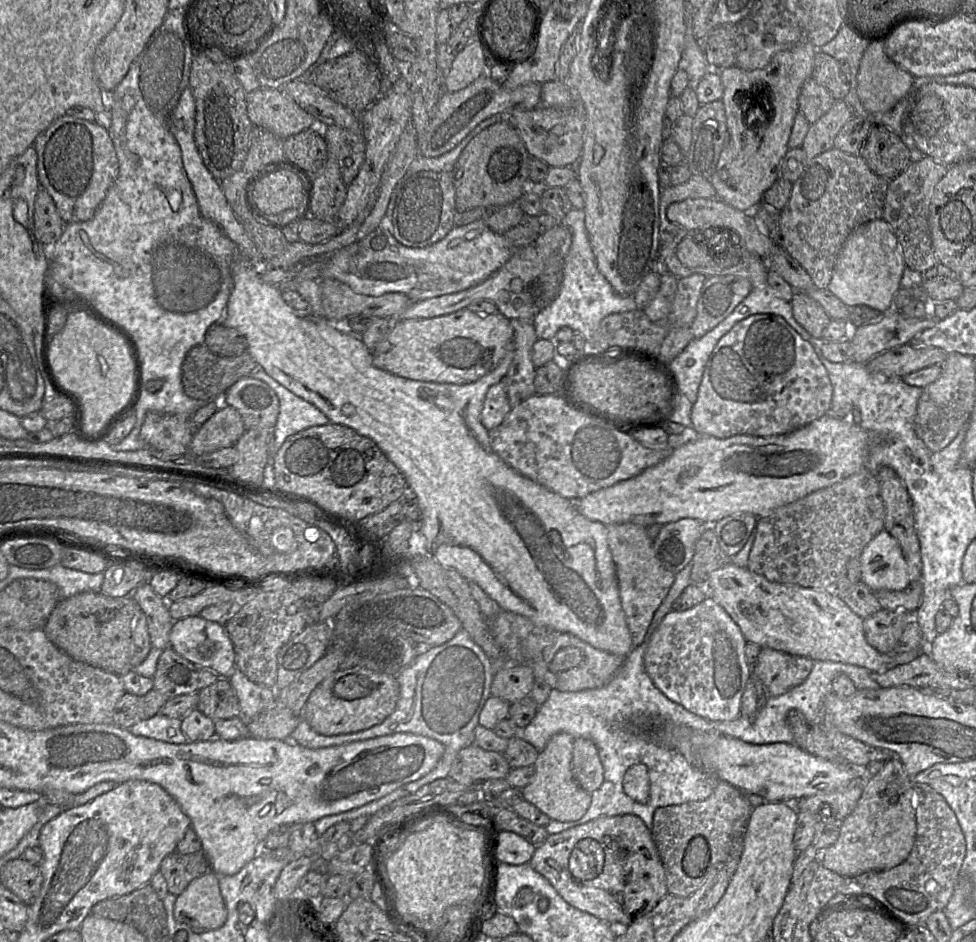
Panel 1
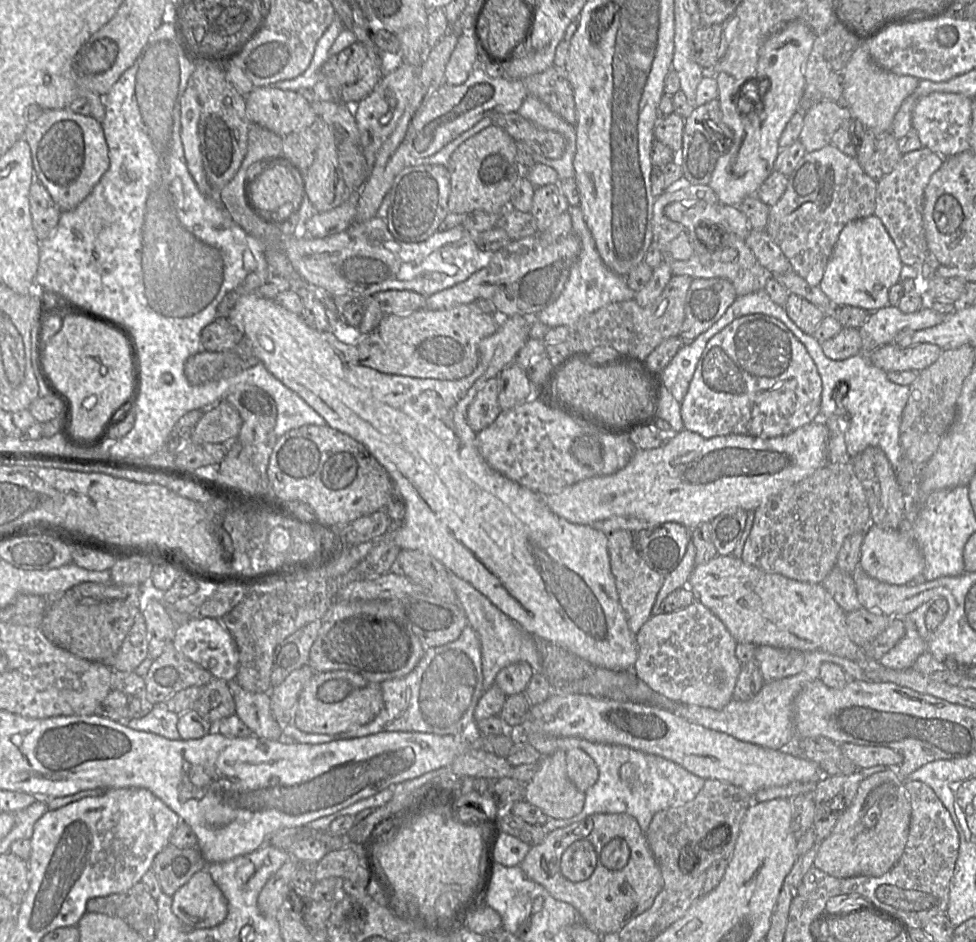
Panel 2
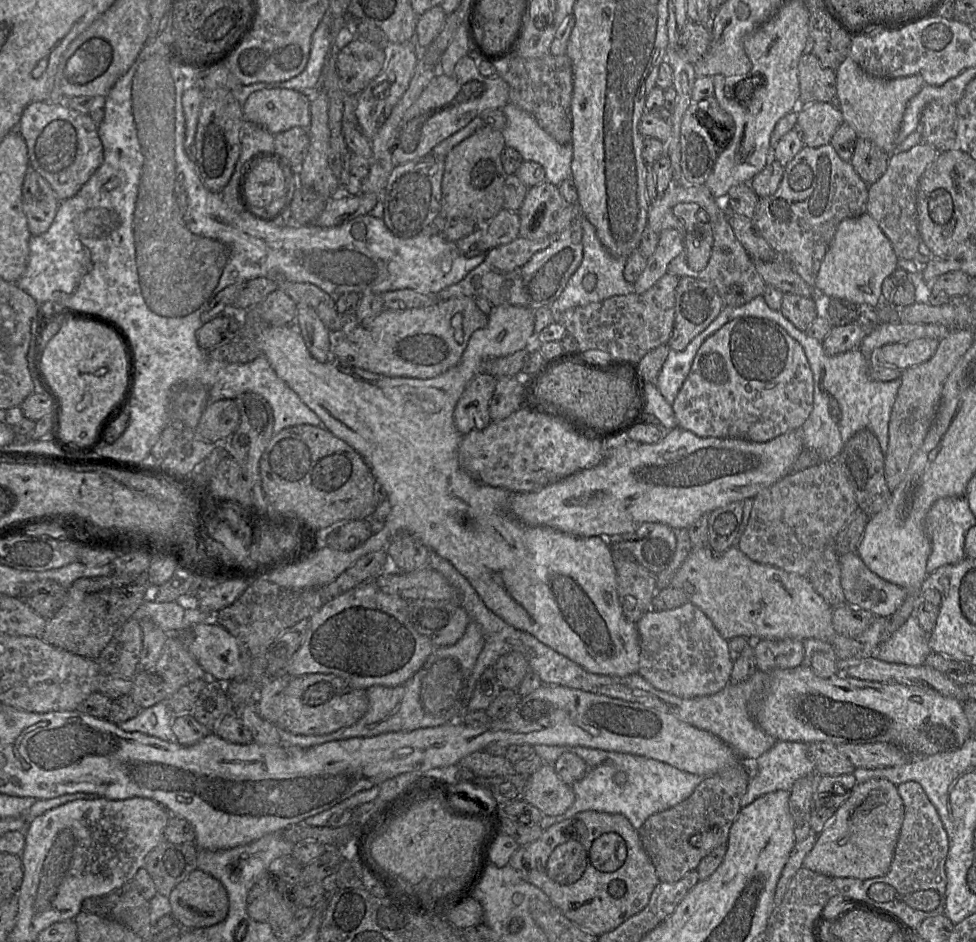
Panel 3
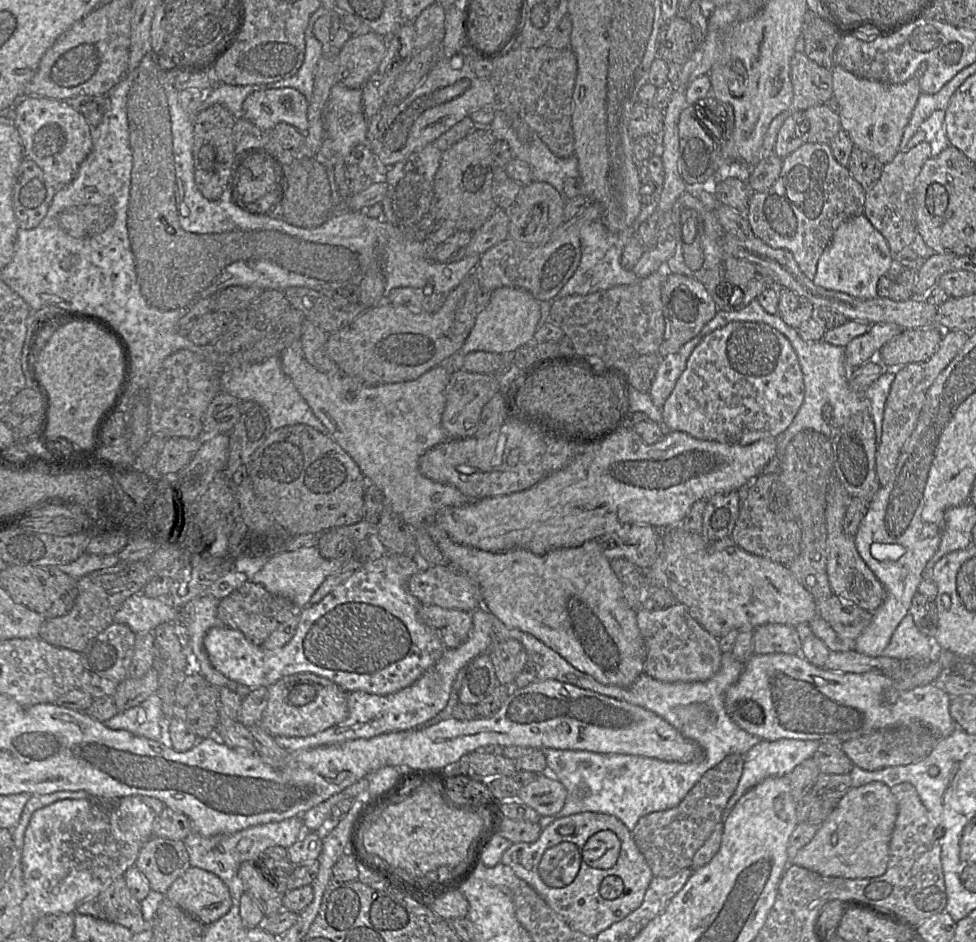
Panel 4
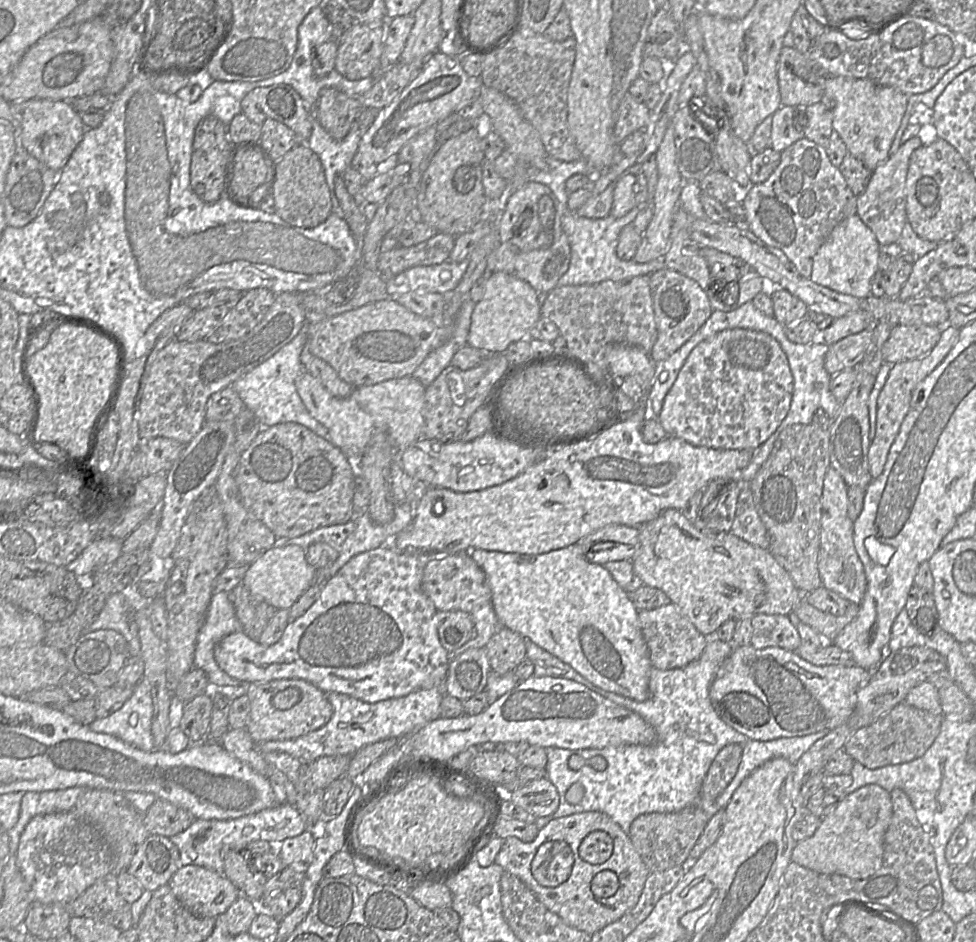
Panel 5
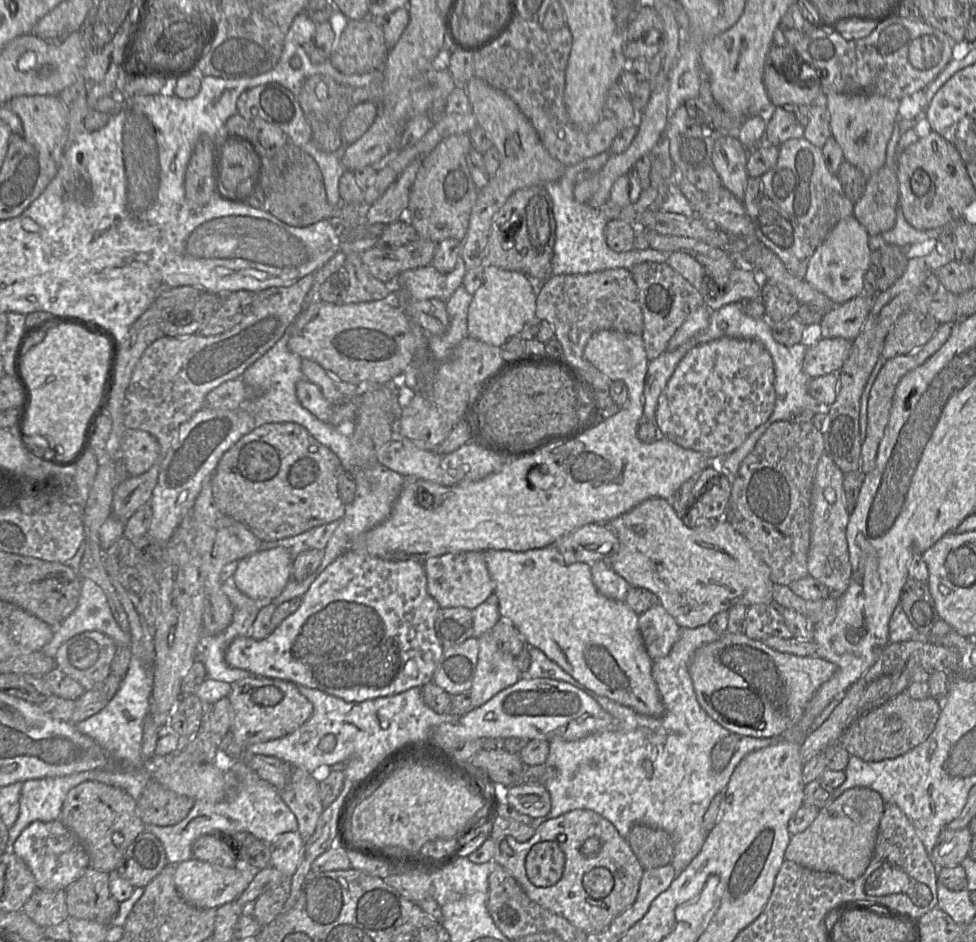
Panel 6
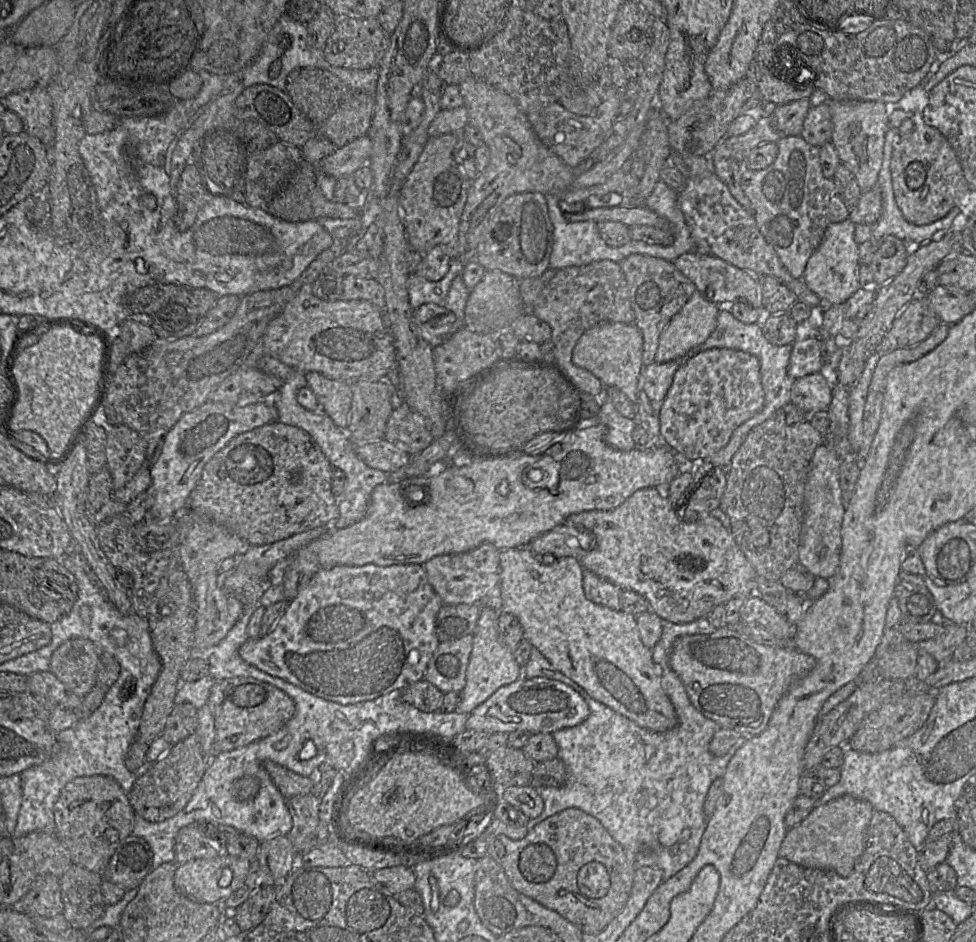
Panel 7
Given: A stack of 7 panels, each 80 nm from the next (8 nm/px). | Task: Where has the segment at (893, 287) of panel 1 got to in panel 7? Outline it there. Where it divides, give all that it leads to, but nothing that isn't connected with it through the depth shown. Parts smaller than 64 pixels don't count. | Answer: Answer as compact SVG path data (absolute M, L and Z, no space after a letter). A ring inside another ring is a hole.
M848 218L830 224L825 230L823 239L809 258L802 280L818 295L822 302L821 309L826 305L845 302L860 286L859 281L859 245L854 238L855 224Z

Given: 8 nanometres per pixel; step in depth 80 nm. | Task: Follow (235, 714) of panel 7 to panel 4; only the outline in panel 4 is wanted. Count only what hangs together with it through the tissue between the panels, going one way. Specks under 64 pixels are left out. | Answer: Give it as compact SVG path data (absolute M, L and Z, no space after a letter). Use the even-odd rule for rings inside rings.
M299 673L284 677L268 686L268 691L268 704L259 725L272 736L311 736L339 724L349 715L349 692L316 674Z

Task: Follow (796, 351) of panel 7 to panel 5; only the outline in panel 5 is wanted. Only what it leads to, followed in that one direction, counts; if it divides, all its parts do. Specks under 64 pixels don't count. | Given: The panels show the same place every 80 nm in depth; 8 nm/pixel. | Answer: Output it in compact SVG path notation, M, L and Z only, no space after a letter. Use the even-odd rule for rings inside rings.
M870 327L830 345L824 363L827 372L836 374L860 363L871 344L872 336L873 329Z

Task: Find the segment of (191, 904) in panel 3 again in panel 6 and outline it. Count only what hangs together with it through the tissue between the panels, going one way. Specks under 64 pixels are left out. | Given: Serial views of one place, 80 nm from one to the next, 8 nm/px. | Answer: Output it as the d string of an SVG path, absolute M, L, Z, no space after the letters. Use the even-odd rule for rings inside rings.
M192 858L175 865L174 884L181 896L190 904L202 909L218 909L235 901L251 883L254 875L255 871L245 864L225 868Z

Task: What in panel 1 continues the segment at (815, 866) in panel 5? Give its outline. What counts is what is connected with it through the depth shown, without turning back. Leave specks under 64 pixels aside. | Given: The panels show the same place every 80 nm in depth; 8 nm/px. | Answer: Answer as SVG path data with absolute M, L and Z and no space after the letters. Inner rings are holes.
M891 757L884 762L878 773L867 777L861 797L843 821L836 842L818 852L818 862L840 876L888 870L908 857L915 835L915 801L911 777L905 772L899 759Z

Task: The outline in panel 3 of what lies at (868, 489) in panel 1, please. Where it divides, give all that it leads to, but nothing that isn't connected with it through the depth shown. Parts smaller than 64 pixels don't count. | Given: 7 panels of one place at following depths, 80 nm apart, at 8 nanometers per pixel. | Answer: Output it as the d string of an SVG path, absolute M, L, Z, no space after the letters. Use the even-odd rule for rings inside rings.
M837 457L799 472L794 471L752 499L752 510L746 528L740 536L738 548L755 562L775 566L801 576L807 575L828 546L835 545L838 534L859 508L854 490L842 471Z

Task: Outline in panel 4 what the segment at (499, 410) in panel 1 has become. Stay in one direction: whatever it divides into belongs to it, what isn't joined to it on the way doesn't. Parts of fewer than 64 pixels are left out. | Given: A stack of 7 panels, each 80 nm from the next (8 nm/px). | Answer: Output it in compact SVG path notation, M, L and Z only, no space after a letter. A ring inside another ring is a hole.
M458 370L452 373L445 389L446 404L442 414L442 427L448 438L474 436L483 407L499 392L499 378L494 375Z

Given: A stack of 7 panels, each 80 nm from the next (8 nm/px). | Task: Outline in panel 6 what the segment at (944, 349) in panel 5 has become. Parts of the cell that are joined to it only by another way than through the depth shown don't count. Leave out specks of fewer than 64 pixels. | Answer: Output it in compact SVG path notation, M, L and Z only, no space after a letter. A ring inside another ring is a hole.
M951 323L940 324L934 336L924 346L908 354L899 355L886 360L870 391L867 411L867 431L861 448L861 472L863 474L868 473L875 468L879 444L884 436L885 429L890 419L893 398L898 383L904 375L925 363L946 343L951 335L952 328L953 324Z

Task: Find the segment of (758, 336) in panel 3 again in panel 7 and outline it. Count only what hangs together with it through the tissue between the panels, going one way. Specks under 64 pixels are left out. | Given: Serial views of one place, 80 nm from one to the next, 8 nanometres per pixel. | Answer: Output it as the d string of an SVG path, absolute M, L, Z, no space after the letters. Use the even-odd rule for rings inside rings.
M729 348L701 351L687 358L674 374L659 413L660 443L697 464L726 446L735 429L763 405L757 357Z

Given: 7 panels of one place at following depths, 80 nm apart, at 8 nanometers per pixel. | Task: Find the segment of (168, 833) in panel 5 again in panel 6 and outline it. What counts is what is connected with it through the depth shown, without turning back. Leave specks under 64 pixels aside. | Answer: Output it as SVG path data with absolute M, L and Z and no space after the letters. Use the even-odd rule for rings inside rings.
M150 780L136 804L145 825L171 826L186 818L194 801Z

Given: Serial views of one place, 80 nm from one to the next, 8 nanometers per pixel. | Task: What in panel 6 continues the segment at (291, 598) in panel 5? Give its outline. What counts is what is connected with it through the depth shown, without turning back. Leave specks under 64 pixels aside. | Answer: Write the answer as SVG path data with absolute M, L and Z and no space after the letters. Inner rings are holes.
M283 547L259 550L238 561L232 582L263 606L269 605L292 579L293 558Z

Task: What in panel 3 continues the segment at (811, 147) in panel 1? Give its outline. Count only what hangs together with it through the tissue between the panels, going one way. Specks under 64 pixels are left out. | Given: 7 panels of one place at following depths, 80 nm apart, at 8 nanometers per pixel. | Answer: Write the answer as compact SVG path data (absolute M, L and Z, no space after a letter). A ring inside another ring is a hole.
M830 102L798 106L797 128L804 145L820 147L830 144L836 130L844 123L841 110Z

